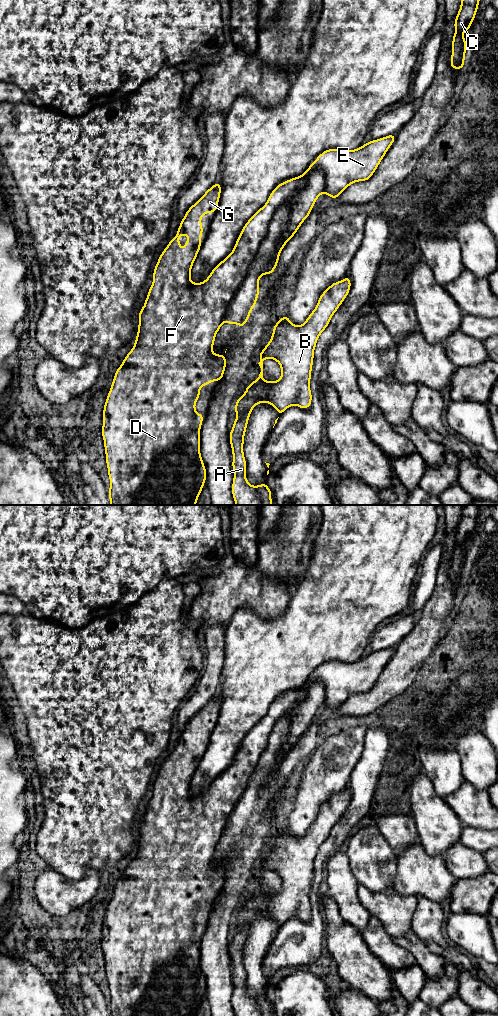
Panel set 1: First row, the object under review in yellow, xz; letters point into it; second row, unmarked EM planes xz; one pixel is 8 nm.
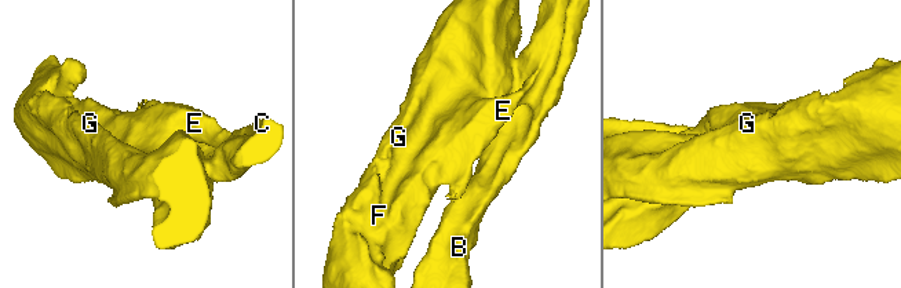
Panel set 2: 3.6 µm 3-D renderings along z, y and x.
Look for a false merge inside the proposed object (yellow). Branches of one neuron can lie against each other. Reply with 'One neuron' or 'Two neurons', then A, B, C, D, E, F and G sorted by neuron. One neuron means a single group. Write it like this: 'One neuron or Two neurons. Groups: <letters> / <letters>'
Two neurons. Groups: A B C E / D F G

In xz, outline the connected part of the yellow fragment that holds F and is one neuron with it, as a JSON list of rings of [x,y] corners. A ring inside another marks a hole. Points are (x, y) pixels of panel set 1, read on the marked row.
[[[307,168],[307,170],[302,175],[289,179],[277,185],[269,195],[266,204],[263,207],[261,207],[244,225],[235,243],[233,251],[223,261],[216,265],[209,274],[208,278],[201,283],[193,283],[190,280],[191,267],[193,266],[194,261],[202,245],[200,237],[203,234],[203,226],[200,220],[203,218],[204,213],[216,213],[222,189],[221,184],[217,181],[216,184],[209,188],[204,193],[204,195],[187,210],[184,218],[181,220],[180,226],[174,238],[168,243],[167,247],[159,256],[158,262],[153,271],[153,283],[148,291],[144,306],[139,312],[139,325],[137,337],[134,341],[135,345],[124,358],[121,366],[118,367],[118,369],[116,370],[111,388],[105,401],[102,416],[102,437],[104,440],[106,465],[108,467],[108,476],[110,479],[110,489],[108,491],[110,505],[196,505],[197,499],[203,489],[203,485],[206,483],[207,473],[200,453],[200,429],[204,419],[204,415],[196,412],[195,404],[201,395],[200,388],[204,385],[210,384],[212,381],[220,381],[221,379],[223,379],[223,375],[225,372],[224,368],[228,364],[226,362],[225,353],[220,355],[215,355],[213,353],[213,344],[215,341],[216,334],[219,331],[222,323],[224,322],[224,318],[229,309],[229,305],[233,301],[237,293],[237,290],[241,287],[247,276],[249,268],[252,264],[252,261],[254,260],[254,257],[260,245],[262,244],[263,240],[268,234],[269,225],[277,210],[286,203],[291,203],[291,206],[289,208],[289,223],[285,227],[283,235],[277,245],[277,252],[280,252],[285,247],[286,243],[295,235],[295,233],[298,231],[299,227],[304,222],[304,220],[310,215],[317,198],[324,192],[324,188],[325,175],[319,168],[315,168],[312,171],[310,171],[309,168]],[[300,177],[306,177],[308,180],[306,185],[303,187],[303,190],[299,193],[299,185],[297,183],[297,180]],[[180,235],[187,235],[190,237],[184,245],[182,254],[180,253]]]

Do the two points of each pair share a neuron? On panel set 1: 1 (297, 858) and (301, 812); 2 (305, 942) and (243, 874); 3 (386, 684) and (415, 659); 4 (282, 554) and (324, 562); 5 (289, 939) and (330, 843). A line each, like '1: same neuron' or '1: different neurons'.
1: different neurons
2: different neurons
3: same neuron
4: different neurons
5: same neuron

